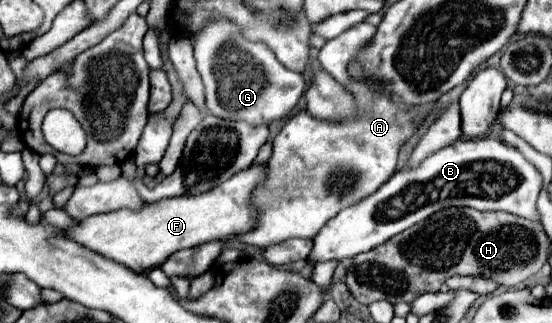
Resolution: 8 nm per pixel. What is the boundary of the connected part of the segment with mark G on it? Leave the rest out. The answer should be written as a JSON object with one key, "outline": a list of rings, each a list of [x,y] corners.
{"outline":[[[208,22],[194,44],[194,58],[206,88],[206,108],[224,120],[242,120],[250,126],[268,126],[282,120],[298,104],[306,82],[302,74],[288,72],[264,44],[246,42],[232,22]]]}

